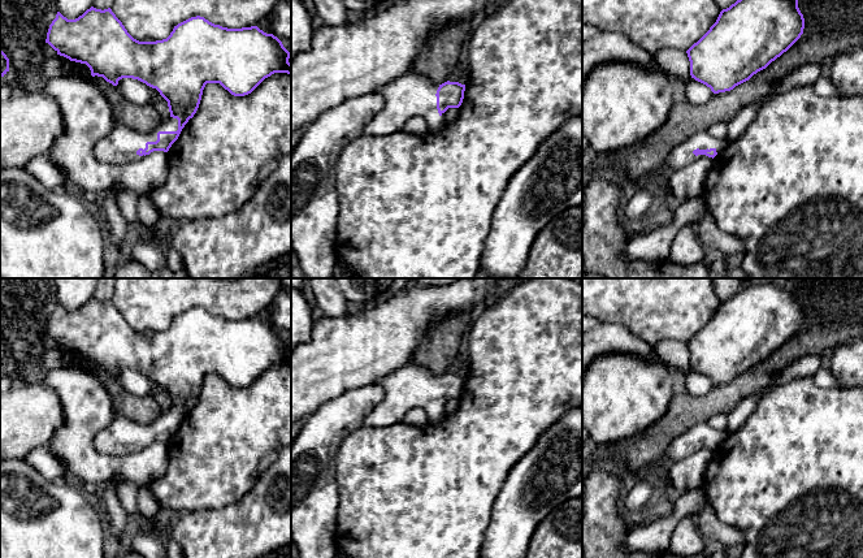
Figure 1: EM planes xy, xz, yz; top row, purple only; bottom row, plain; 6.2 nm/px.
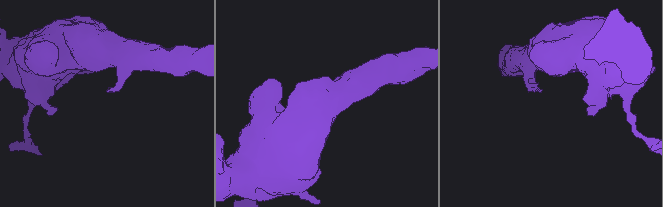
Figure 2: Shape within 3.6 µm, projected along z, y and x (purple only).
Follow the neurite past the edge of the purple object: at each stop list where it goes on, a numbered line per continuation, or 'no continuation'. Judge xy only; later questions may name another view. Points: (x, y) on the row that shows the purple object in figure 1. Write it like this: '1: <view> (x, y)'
1: xy (120, 146)

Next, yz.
1: yz (681, 155)

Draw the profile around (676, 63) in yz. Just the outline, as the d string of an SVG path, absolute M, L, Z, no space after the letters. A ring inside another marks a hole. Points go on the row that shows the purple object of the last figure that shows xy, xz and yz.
M663 48L655 56L660 68L667 70L672 77L681 79L685 85L689 83L690 61L685 51L675 48Z

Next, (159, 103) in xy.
M156 95L151 104L156 108L162 121L170 117L169 107L161 96Z

